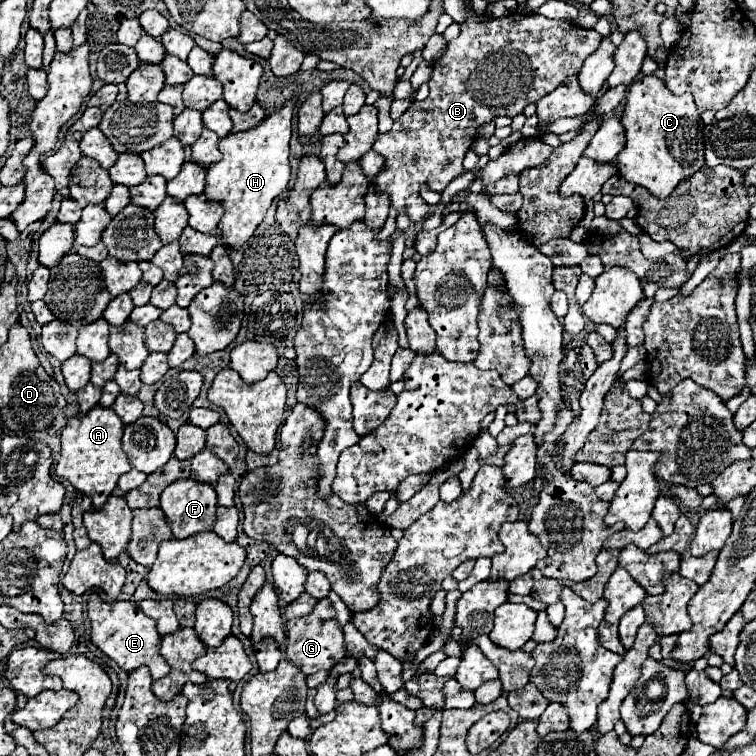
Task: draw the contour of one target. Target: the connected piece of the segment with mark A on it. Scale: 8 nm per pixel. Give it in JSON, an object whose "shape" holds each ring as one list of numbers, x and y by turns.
{"shape":[[95,406,93,410,89,410,89,414,69,418,61,432,61,456,55,466,55,474,71,482,75,490,91,496,95,510,103,508,109,494,115,490,119,476,131,470,129,458,125,458,125,452,121,448,123,428,125,424,121,422,121,418,117,418,115,410]]}

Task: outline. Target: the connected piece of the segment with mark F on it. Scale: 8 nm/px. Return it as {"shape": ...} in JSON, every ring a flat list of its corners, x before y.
{"shape":[[191,478,173,482,161,492,159,508,165,512,173,536,189,538,213,528,217,508,215,488]]}

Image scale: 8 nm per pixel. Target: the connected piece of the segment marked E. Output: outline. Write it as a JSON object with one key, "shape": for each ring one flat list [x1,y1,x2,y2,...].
{"shape":[[91,598,87,602,89,606,89,620,91,620,91,642,107,654,111,660,115,660,125,672,131,672,139,668,141,664,149,666,151,676,157,680,169,672,169,664,159,654,159,640,157,624,141,612,141,608,129,600,125,602,103,602,101,598]]}

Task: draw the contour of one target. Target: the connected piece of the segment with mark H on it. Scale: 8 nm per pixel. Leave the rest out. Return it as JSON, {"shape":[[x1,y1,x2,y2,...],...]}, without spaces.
{"shape":[[297,96,289,98,271,116,263,118,255,128,227,134,219,140,221,160,207,168,205,198,219,200,225,214,219,222,223,242,231,248,241,248,261,224,271,202,287,190,291,166,289,166,289,140,291,140,291,118]]}

